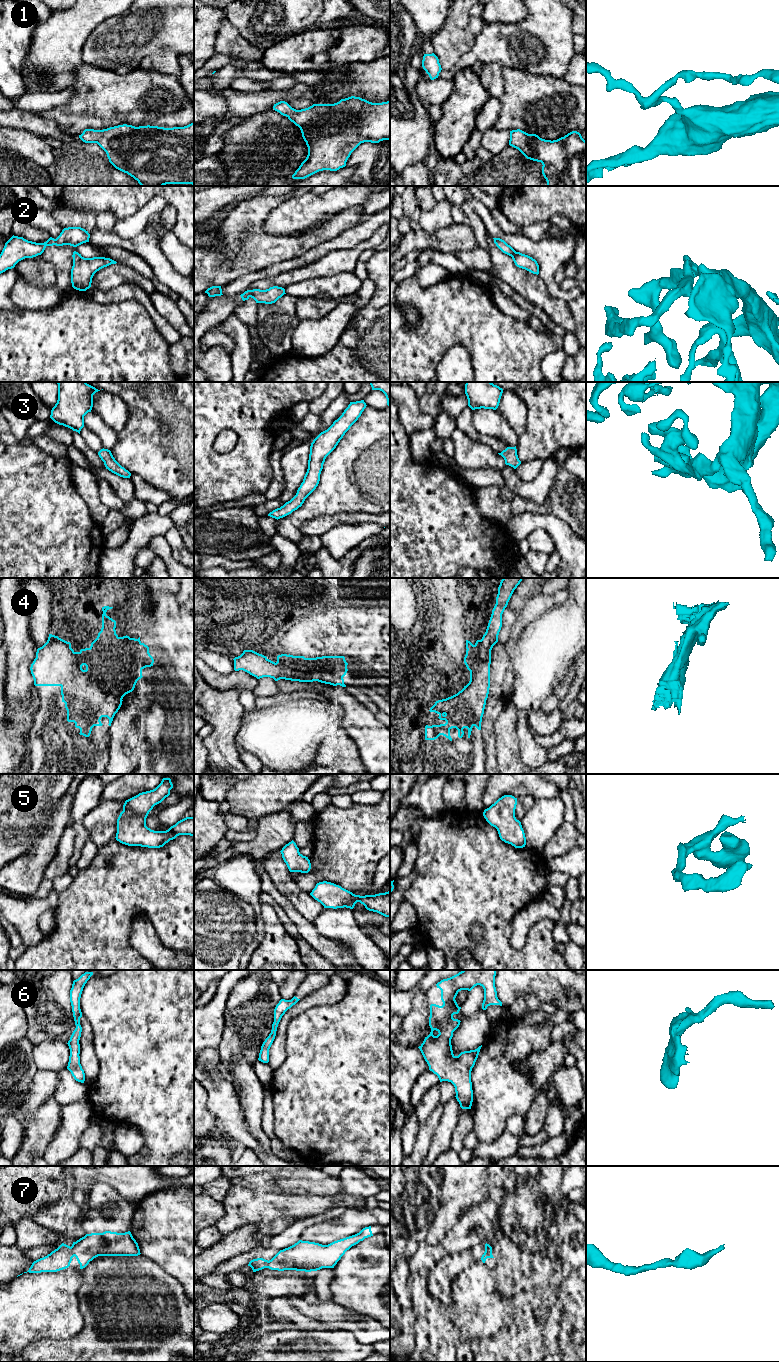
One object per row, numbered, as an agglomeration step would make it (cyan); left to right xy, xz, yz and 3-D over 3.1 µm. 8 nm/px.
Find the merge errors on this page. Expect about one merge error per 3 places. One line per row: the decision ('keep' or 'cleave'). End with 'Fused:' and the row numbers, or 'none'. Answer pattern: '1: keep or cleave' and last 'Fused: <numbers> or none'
1: keep
2: keep
3: keep
4: keep
5: keep
6: keep
7: keep
Fused: none

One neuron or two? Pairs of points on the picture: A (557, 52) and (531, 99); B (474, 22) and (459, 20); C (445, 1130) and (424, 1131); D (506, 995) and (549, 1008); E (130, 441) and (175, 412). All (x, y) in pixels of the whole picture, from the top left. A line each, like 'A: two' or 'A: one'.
A: two
B: two
C: two
D: two
E: one

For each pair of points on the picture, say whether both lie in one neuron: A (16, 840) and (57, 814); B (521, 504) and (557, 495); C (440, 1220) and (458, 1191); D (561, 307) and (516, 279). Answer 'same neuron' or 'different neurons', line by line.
A: different neurons
B: same neuron
C: same neuron
D: same neuron

